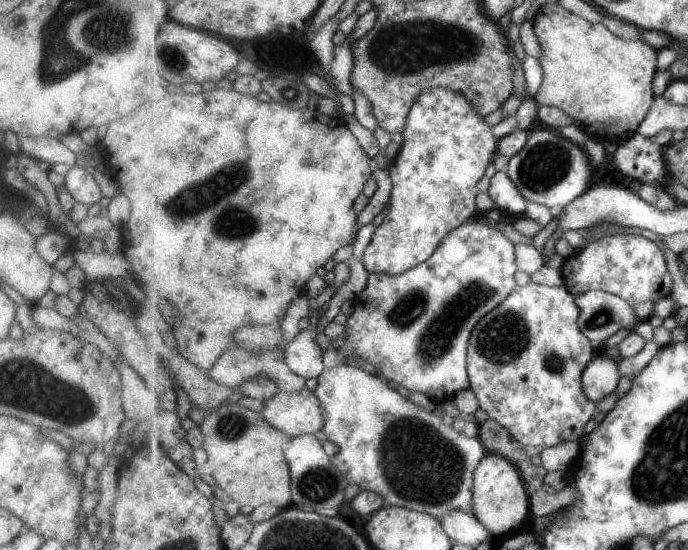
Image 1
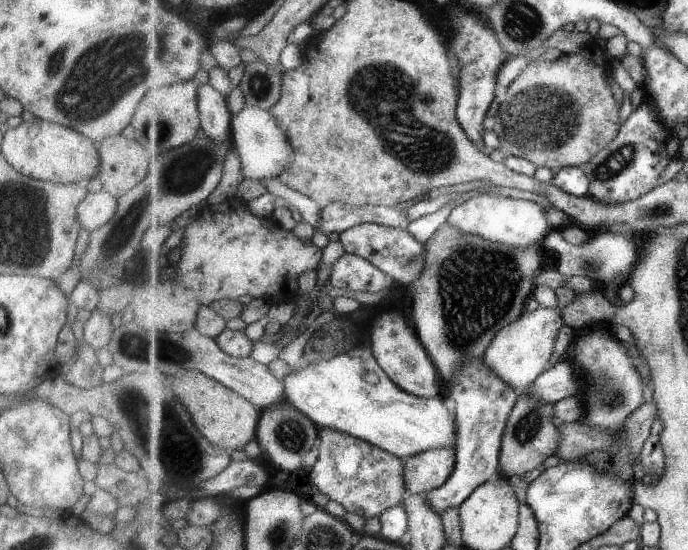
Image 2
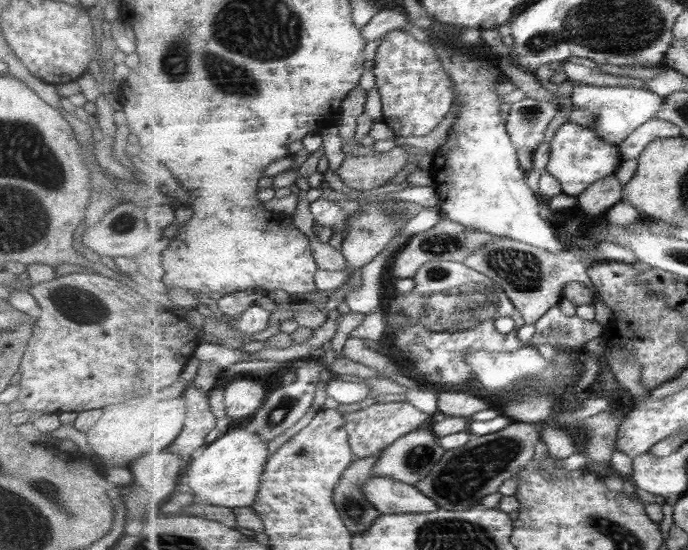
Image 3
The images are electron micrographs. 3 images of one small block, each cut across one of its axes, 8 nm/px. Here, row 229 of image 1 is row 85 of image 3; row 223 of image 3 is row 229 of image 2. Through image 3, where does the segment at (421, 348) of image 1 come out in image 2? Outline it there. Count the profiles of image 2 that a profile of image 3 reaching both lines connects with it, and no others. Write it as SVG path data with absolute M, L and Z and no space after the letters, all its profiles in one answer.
M476 195L454 208L448 216L449 224L457 226L467 236L481 236L489 242L501 242L507 246L529 248L533 244L541 243L543 238L554 229L547 218L545 208L533 201L511 199L488 195Z

